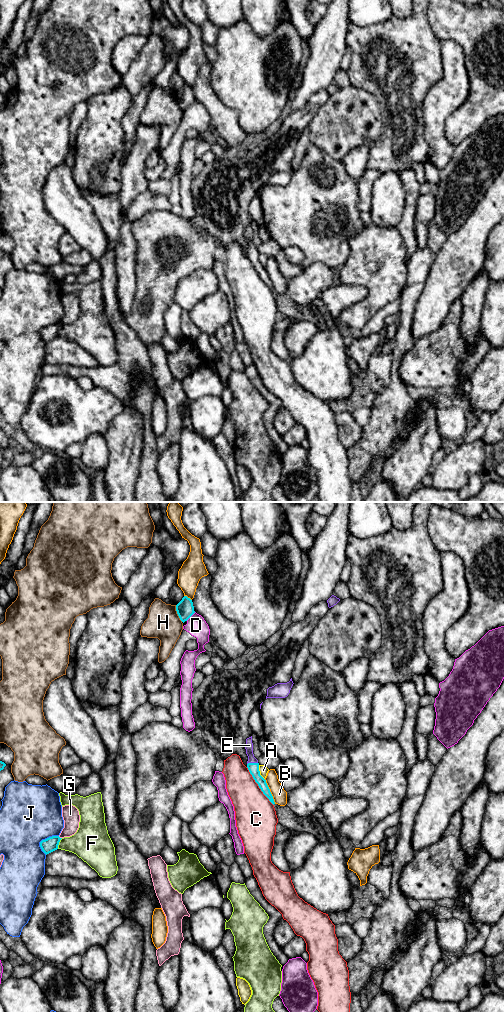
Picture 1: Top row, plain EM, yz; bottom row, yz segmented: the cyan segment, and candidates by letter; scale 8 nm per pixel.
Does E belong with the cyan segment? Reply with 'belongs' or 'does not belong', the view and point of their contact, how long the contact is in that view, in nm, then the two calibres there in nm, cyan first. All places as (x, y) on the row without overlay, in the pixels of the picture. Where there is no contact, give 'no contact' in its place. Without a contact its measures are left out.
belongs | yz (252, 251) | 90 nm | 90/60 nm

